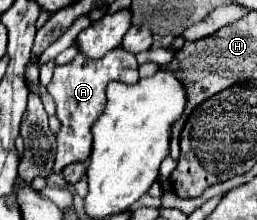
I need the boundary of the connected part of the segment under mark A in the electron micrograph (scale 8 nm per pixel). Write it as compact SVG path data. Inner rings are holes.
M115 48L99 60L85 58L85 54L77 54L73 62L65 66L57 66L53 72L53 80L47 86L47 92L53 96L57 104L57 118L61 120L61 130L57 134L57 156L53 172L61 174L67 164L85 162L91 156L91 126L103 114L107 96L105 88L111 80L119 80L125 84L135 84L139 80L139 62L135 54L129 54L123 48Z

